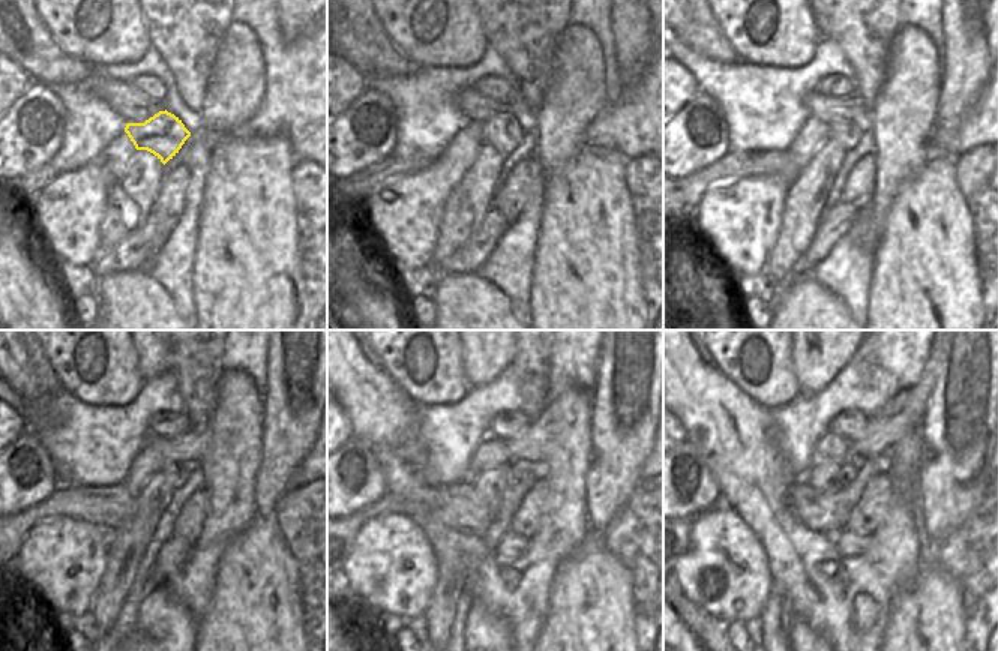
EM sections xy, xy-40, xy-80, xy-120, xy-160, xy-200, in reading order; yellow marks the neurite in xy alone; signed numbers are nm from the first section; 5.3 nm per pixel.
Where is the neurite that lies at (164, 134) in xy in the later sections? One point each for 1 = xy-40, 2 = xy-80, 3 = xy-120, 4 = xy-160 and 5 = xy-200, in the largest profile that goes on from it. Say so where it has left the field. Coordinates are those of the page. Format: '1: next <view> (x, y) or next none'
1: next xy-40 (503, 132)
2: next xy-80 (847, 132)
3: next xy-120 (174, 471)
4: next xy-160 (512, 473)
5: next xy-200 (847, 474)

